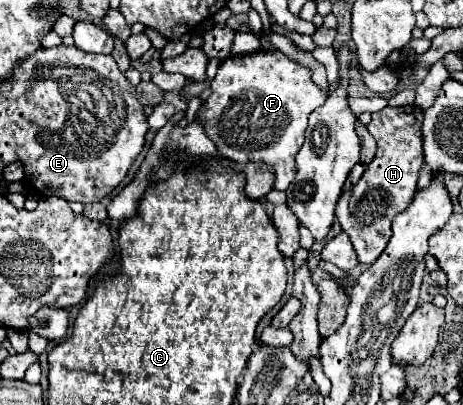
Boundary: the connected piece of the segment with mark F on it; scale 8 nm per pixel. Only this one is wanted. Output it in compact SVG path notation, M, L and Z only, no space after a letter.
M255 51L221 61L211 81L213 95L203 101L199 121L217 151L231 161L261 161L275 169L275 189L287 189L295 179L295 153L303 145L307 117L327 95L311 81L311 69L281 51Z

